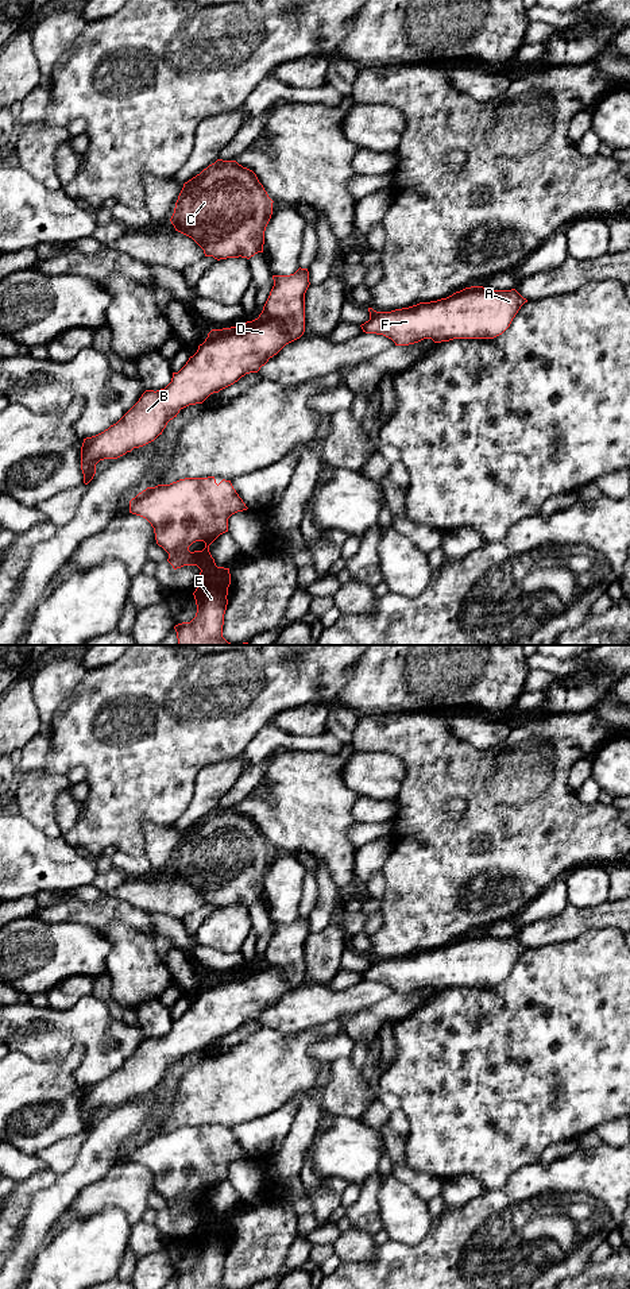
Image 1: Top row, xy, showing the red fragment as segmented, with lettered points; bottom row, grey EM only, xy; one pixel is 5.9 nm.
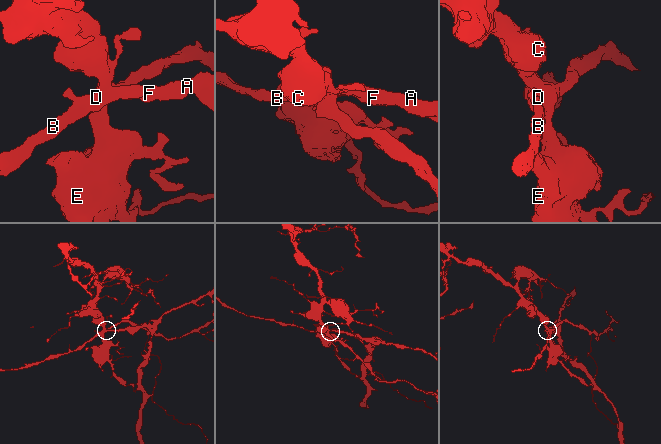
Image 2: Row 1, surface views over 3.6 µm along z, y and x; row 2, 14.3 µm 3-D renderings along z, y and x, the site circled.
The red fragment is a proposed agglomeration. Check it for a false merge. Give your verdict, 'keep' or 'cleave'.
cleave

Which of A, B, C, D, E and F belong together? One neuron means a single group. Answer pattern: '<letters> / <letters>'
A B D F / C E

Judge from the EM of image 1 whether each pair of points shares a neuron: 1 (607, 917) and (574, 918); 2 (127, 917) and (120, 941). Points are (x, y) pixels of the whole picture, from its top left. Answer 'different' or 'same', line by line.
1: same
2: different

